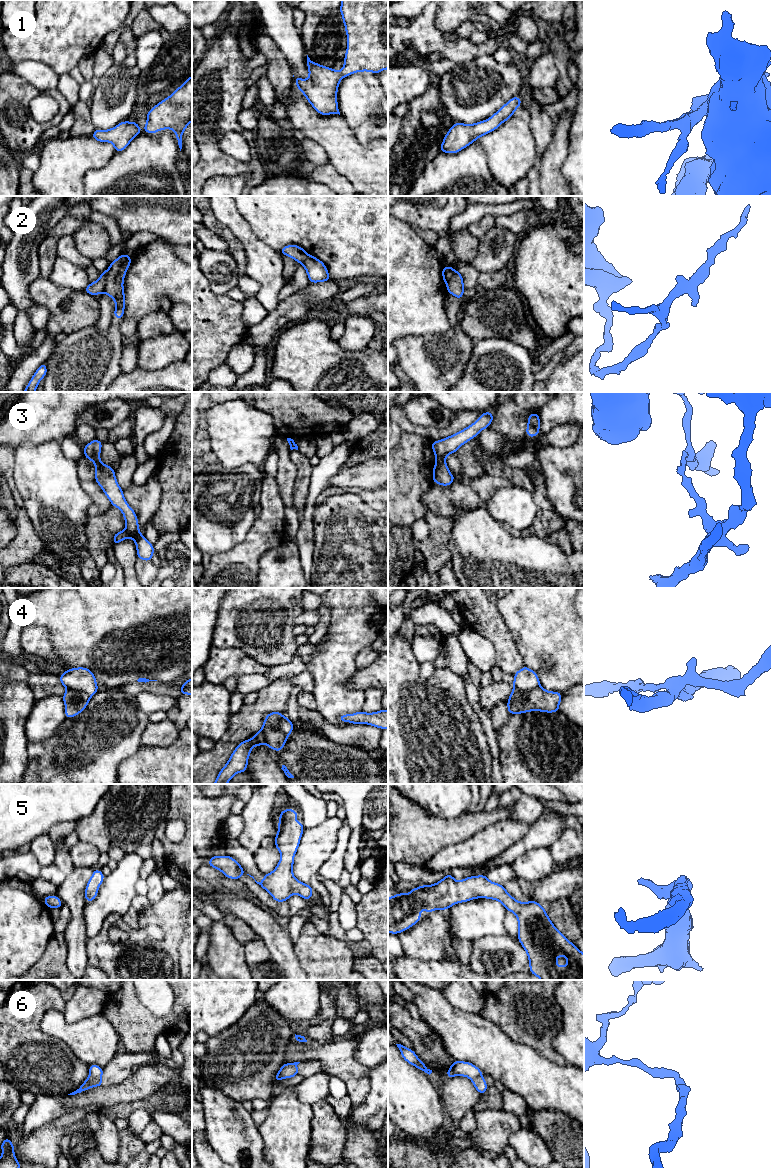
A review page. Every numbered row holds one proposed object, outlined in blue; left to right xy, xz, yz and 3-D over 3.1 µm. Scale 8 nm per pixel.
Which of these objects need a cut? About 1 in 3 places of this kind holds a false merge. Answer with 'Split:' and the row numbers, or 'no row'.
Split: 2, 3, 4, 6

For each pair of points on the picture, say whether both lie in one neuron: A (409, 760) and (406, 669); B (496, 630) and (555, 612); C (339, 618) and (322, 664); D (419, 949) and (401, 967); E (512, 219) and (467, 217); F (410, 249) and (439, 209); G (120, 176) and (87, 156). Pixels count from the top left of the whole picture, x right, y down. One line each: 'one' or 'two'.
A: one
B: two
C: one
D: two
E: two
F: two
G: two

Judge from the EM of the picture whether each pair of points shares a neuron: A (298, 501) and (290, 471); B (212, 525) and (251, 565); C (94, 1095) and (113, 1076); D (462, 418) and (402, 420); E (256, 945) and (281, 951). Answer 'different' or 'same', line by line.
A: different
B: different
C: different
D: same
E: different

